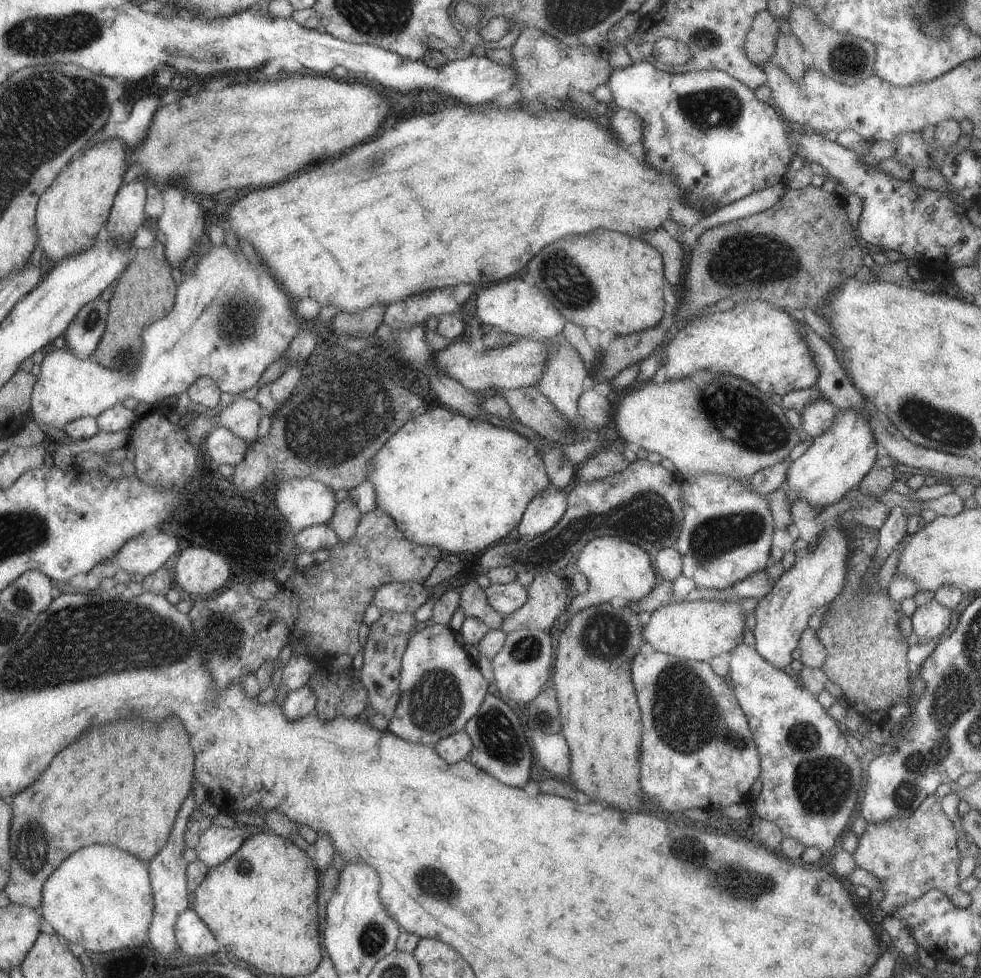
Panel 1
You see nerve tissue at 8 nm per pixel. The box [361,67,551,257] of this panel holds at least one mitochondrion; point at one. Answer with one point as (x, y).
(377, 158)

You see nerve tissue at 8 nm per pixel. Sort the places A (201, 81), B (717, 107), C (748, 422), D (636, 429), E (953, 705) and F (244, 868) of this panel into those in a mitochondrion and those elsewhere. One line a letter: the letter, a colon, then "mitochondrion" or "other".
A: other
B: mitochondrion
C: mitochondrion
D: other
E: mitochondrion
F: mitochondrion

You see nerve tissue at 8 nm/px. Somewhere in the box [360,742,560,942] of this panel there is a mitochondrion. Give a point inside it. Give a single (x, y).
(445, 891)

